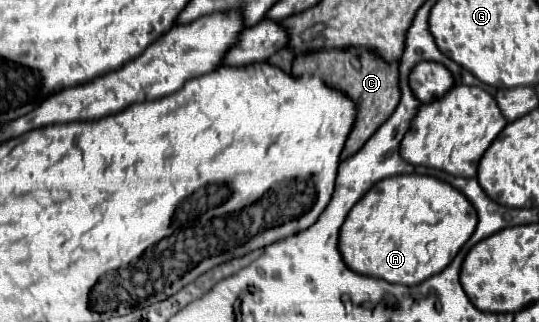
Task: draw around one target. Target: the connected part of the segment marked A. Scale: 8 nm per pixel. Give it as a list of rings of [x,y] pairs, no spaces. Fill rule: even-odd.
[[[403,174],[377,182],[339,228],[339,252],[347,268],[391,284],[415,286],[439,274],[477,226],[471,202],[433,176]]]

